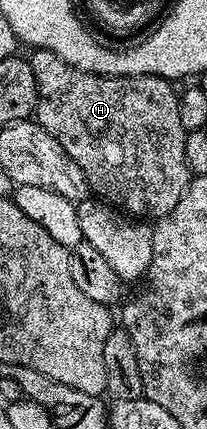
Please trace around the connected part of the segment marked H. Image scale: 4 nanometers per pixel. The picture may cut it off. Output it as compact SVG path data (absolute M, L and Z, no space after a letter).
M32 50L28 58L36 81L35 122L62 144L69 158L82 168L89 191L117 210L140 220L159 220L176 207L190 181L186 164L186 131L178 113L180 96L167 78L134 76L110 78L107 74L84 74L66 64L54 52Z

